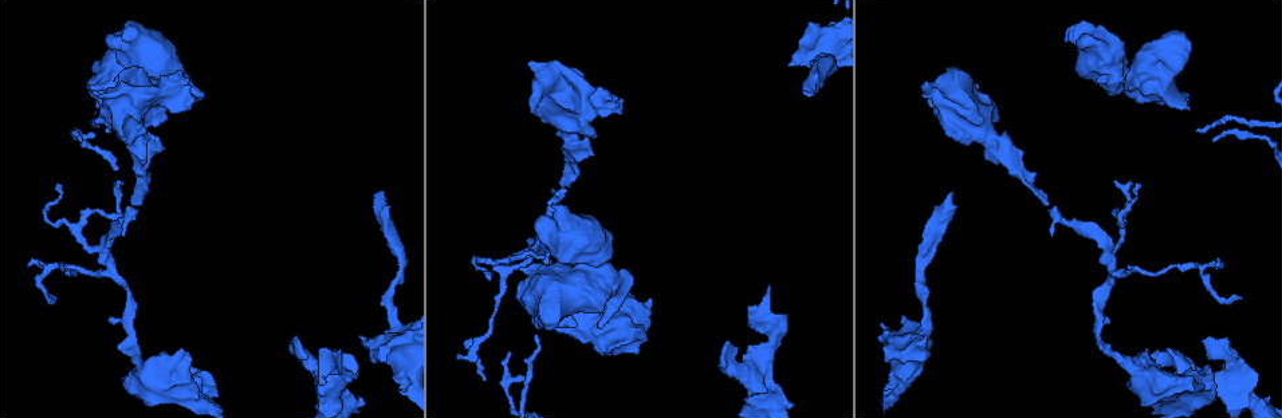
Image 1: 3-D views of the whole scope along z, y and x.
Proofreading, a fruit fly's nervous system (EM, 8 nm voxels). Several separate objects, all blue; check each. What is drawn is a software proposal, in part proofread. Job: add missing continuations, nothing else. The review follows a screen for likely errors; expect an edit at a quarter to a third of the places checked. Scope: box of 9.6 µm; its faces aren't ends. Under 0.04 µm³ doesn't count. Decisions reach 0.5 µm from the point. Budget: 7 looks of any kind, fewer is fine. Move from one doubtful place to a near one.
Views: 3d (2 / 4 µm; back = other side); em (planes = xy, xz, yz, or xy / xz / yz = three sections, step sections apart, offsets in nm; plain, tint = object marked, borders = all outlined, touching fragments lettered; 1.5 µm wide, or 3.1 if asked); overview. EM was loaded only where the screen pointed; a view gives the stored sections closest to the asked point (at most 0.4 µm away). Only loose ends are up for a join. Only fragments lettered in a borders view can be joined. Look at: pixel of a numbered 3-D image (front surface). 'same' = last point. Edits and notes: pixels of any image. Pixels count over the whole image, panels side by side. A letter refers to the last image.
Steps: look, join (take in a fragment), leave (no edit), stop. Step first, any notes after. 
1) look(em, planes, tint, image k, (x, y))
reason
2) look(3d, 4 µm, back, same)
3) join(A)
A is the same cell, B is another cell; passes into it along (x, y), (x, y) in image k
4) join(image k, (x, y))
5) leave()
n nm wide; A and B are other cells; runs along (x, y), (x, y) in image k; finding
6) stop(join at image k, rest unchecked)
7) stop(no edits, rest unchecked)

look(3d, 4 µm, image 1, (362, 335))

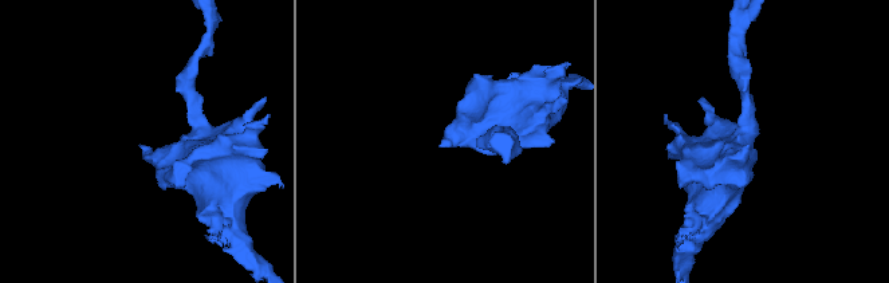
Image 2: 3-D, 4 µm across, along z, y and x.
look(em, planes, plain, image 2, (441, 144))
now the EM

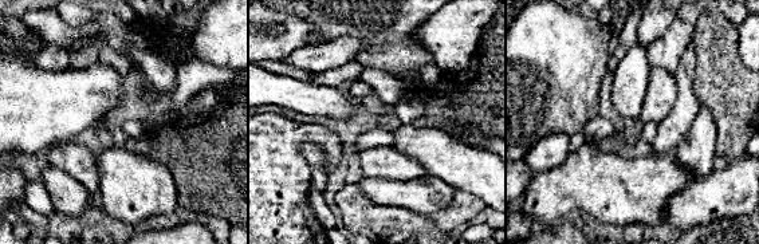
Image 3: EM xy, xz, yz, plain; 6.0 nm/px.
look(em, planes, borders, same)
see the neighbours

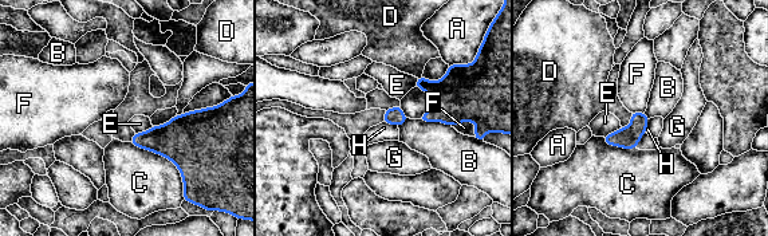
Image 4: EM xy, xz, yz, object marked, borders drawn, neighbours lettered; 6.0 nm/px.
leave()
A, B, C, D, E, F, G and H are other cells; border along (384, 121), (397, 126) in image 4; no lettered fragment goes on from it

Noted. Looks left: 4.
look(3d, 4 µm, image 1, (323, 383))
an open end

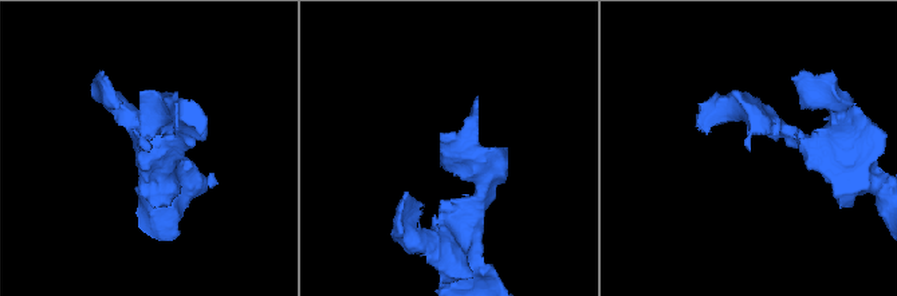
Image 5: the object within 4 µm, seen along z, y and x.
look(em, planes, borders, image 5, (747, 148))

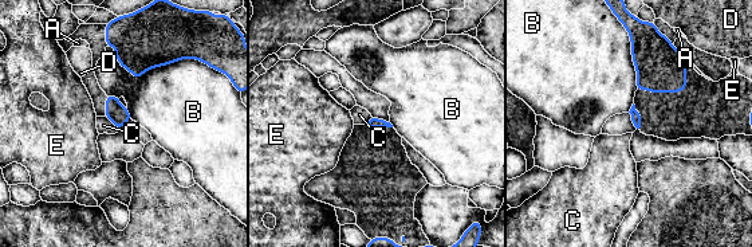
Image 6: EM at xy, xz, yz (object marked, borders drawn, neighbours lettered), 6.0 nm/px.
leave()
A, B, C, D and E are other cells; border along (105, 117), (119, 129) in image 6; no lettered fragment goes on from it

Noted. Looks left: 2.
look(3d, 4 µm, image 1, (1065, 35))
thick end

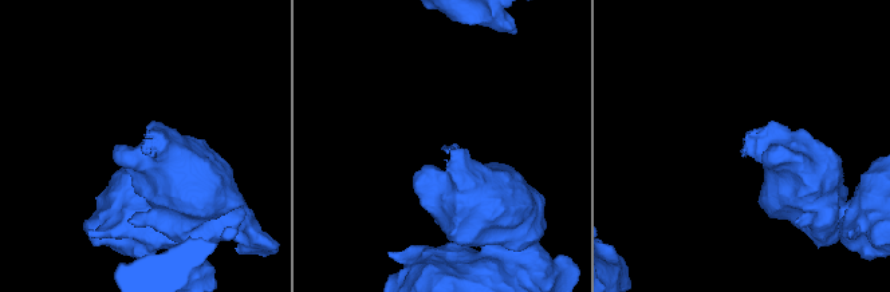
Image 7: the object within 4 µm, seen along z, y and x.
look(em, planes, borders, image 7, (748, 151))
shape alone is not enough

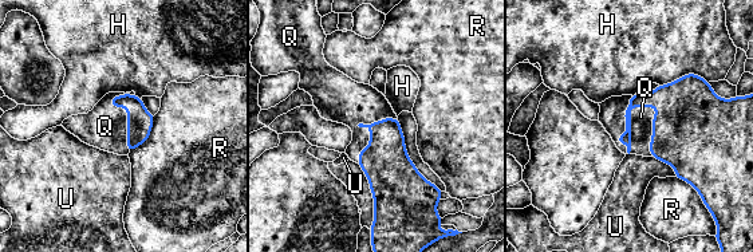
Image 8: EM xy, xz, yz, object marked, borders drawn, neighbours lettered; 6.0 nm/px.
join(Q)
Q touches over 400 nm; Q is the same cell, H, R and U are other cells; it goes on there

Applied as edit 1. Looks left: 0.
stop(join at image 8, rest unchecked)

